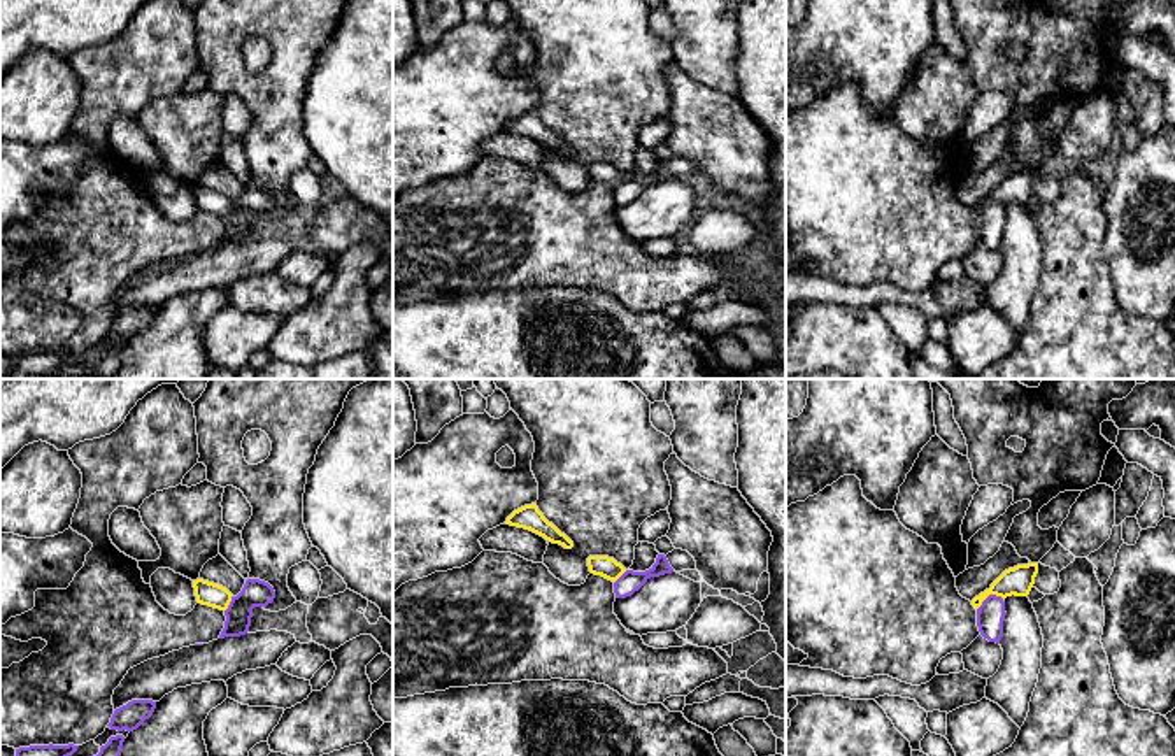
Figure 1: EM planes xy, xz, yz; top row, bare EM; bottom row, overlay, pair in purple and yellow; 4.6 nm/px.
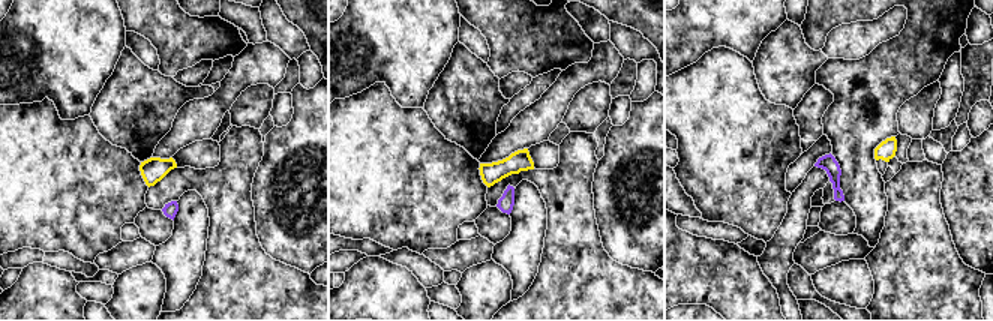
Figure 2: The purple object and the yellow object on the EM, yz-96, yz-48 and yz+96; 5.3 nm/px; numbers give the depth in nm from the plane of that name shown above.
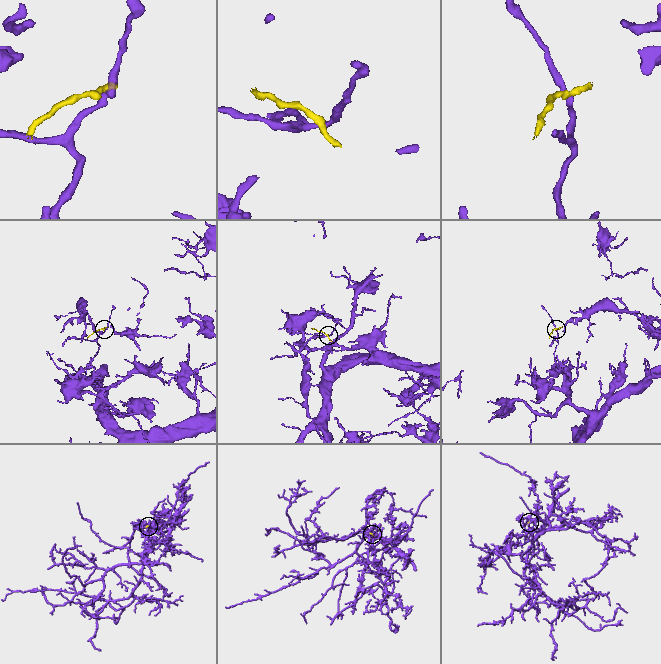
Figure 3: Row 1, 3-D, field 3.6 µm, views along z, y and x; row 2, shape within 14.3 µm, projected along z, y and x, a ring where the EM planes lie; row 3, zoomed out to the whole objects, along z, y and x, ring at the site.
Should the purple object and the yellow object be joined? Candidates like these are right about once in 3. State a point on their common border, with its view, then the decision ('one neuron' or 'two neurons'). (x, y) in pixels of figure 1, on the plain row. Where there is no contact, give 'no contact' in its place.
yz (989, 202) | two neurons

